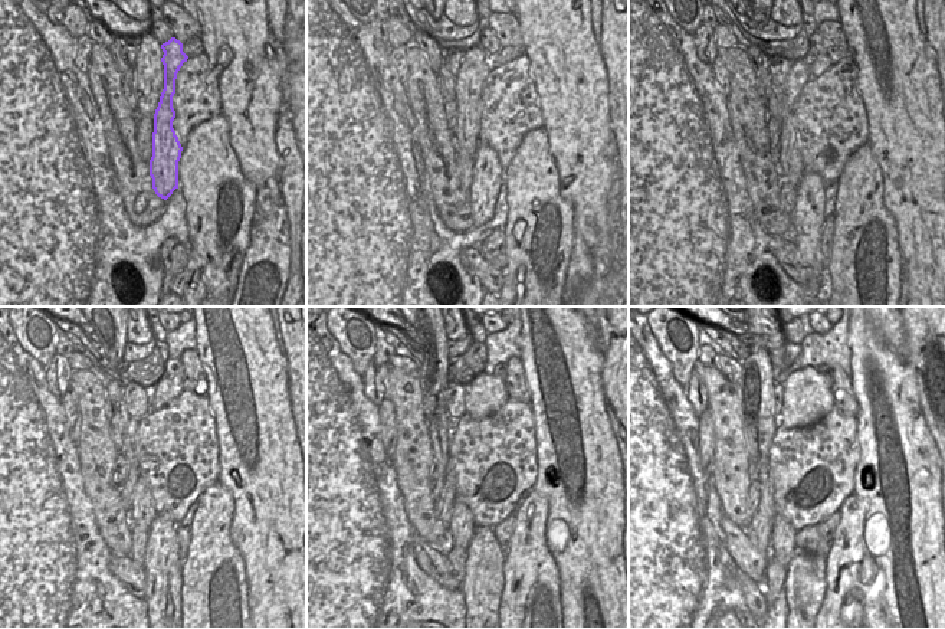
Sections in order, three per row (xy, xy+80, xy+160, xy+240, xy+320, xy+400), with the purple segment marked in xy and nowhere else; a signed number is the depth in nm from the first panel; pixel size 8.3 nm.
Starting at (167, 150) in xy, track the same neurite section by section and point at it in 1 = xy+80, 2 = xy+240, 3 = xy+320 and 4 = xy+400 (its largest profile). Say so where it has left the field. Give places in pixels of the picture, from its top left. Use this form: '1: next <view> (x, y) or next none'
1: next xy+80 (486, 173)
2: next xy+240 (163, 564)
3: next xy+320 (484, 580)
4: next xy+400 (806, 583)

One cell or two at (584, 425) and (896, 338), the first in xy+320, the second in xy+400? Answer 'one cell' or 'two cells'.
two cells

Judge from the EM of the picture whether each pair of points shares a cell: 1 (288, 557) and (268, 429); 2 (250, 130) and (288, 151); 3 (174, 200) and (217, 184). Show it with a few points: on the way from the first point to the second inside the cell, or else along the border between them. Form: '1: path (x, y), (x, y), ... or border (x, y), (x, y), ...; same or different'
1: path (271, 527), (268, 461); same
2: border (282, 111), (275, 131), (276, 176); different
3: border (179, 187), (186, 203), (184, 218), (189, 231); different

